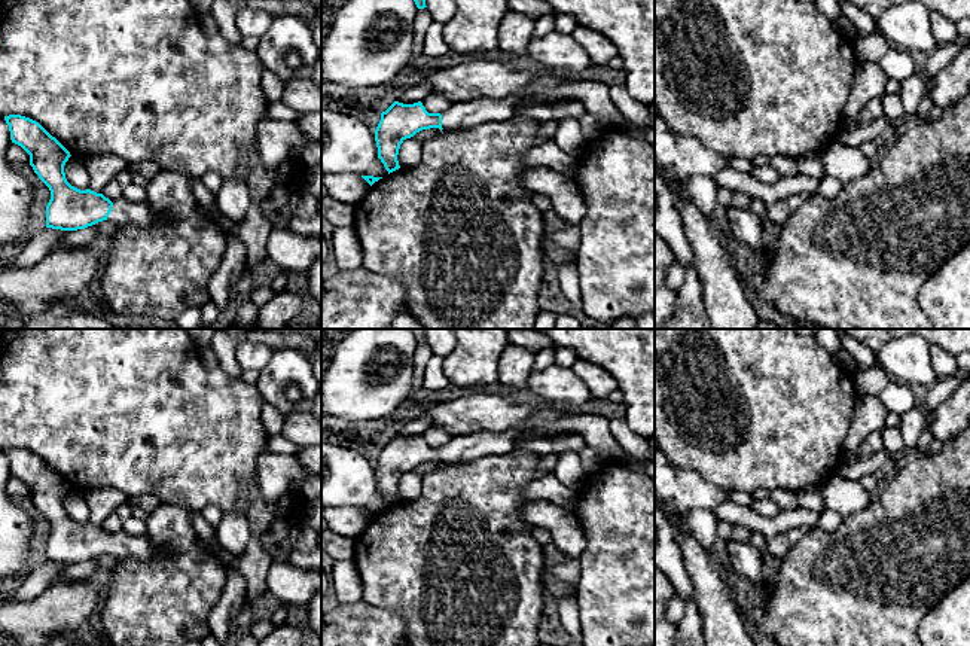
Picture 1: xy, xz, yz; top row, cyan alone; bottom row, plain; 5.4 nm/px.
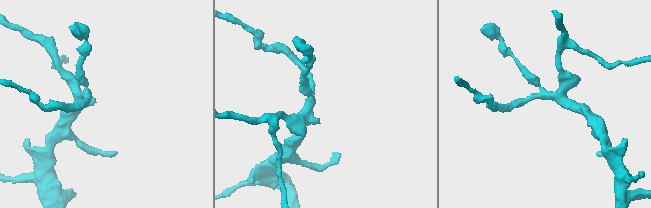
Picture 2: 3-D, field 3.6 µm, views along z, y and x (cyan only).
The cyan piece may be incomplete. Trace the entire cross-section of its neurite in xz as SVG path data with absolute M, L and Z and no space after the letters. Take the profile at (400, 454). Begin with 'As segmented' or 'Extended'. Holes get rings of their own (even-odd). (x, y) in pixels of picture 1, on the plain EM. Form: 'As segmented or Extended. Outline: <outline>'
Extended. Outline: M594 414L567 415L534 429L519 427L506 433L478 432L454 436L442 447L428 447L421 435L414 438L394 435L381 447L381 454L375 463L378 491L390 508L400 502L397 494L400 478L423 463L473 461L482 455L516 450L516 441L521 436L553 439L559 433L583 436L586 445L594 448L606 463L623 463L626 460L625 451L610 433L610 420Z

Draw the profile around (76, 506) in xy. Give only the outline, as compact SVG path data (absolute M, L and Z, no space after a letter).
M70 490L64 499L64 506L65 506L67 515L71 519L80 524L89 522L91 509L86 503L85 496L79 494L77 491Z

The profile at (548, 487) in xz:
M546 473L522 488L522 497L528 502L546 500L573 512L579 491L562 485L552 473Z

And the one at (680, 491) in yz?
M655 448L655 496L665 517L687 517L693 511L713 511L729 500L728 491L717 488L693 470L678 469Z

